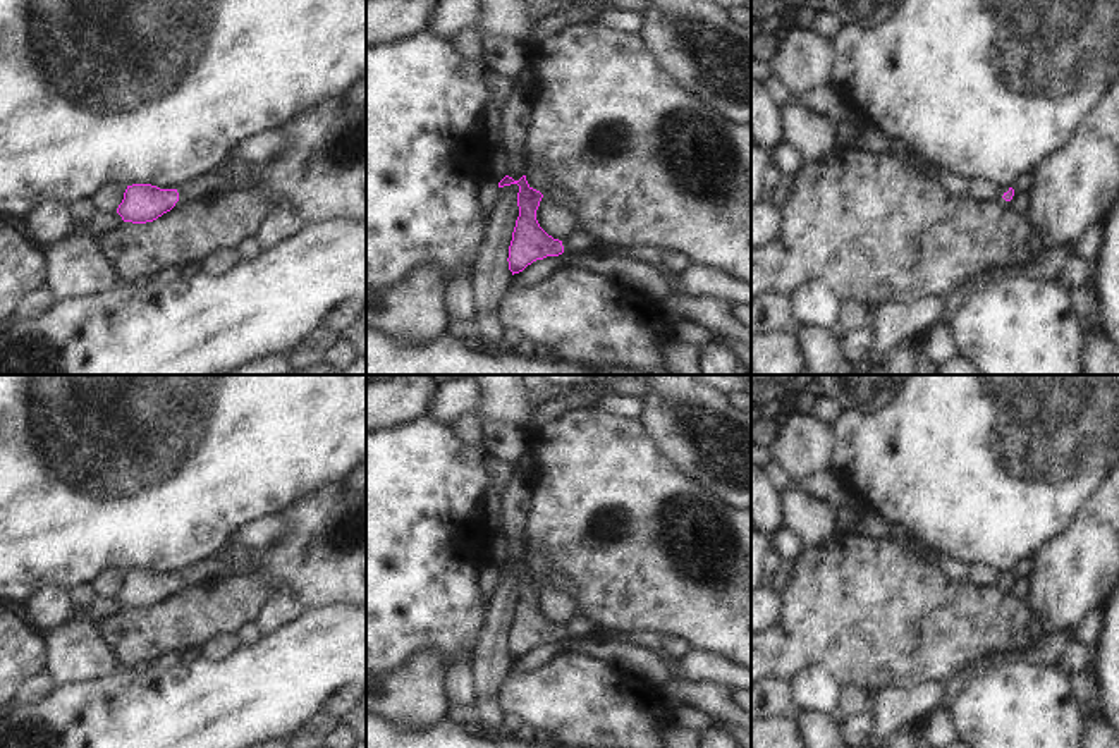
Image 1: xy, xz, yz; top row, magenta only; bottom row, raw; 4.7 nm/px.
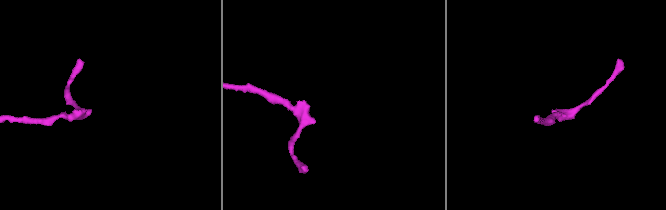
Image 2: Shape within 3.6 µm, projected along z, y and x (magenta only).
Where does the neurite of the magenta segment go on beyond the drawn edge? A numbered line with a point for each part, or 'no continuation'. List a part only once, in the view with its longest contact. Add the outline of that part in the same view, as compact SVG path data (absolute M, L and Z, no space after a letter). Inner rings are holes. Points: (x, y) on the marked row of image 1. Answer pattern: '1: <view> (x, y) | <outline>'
1: xz (580, 241) | M578 229L562 241L562 246L564 253L603 253L607 256L614 254L612 246L605 246L588 232Z

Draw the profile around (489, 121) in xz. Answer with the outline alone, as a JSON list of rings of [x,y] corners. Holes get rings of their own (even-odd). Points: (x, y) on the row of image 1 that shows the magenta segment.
[[[488,100],[476,117],[476,127],[485,138],[486,144],[500,144],[498,127],[502,126],[502,113]]]

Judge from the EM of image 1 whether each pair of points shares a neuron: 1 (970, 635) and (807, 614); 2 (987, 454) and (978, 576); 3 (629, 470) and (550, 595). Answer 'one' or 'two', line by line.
1: one
2: two
3: two

